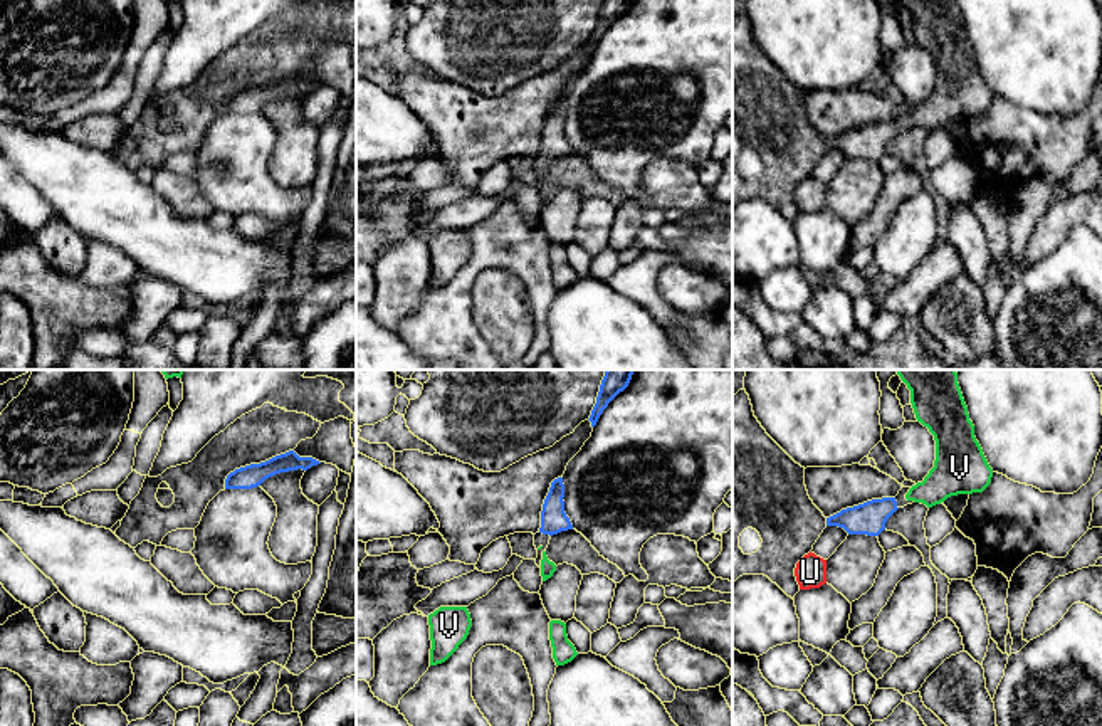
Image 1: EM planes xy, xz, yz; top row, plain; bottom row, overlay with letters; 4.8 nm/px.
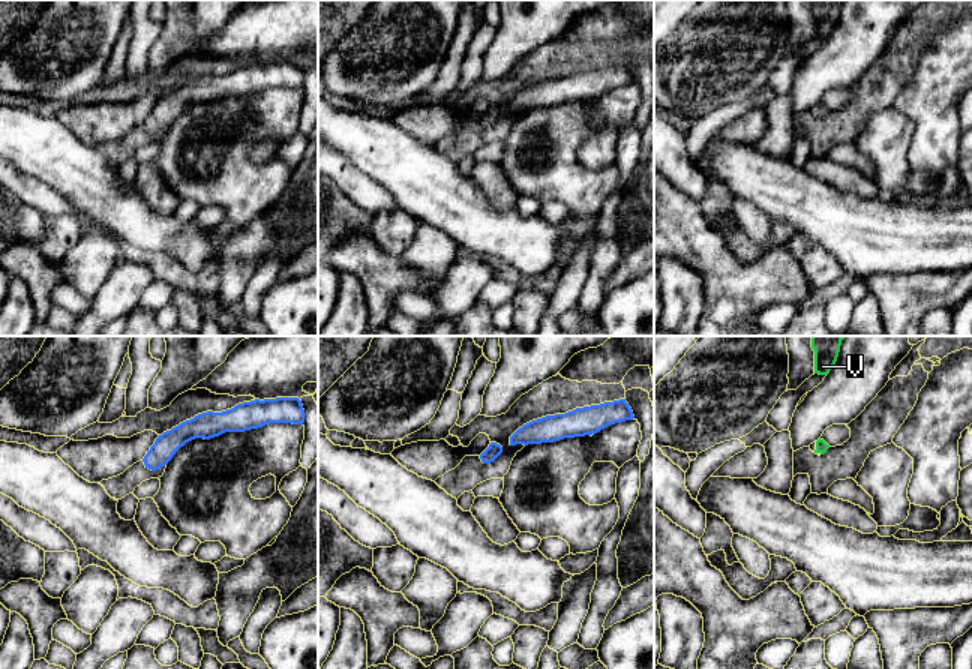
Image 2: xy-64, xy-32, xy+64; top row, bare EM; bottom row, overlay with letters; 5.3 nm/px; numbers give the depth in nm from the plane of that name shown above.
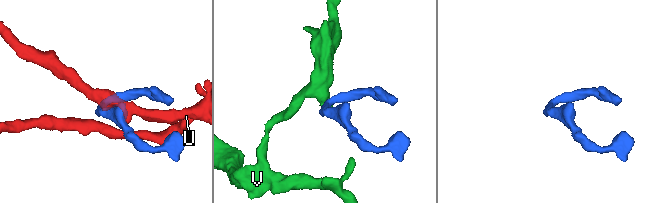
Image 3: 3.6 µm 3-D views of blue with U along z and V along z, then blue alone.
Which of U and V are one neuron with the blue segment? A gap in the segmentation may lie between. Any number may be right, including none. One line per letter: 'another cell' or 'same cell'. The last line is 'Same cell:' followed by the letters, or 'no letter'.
U: another cell
V: same cell
Same cell: V

